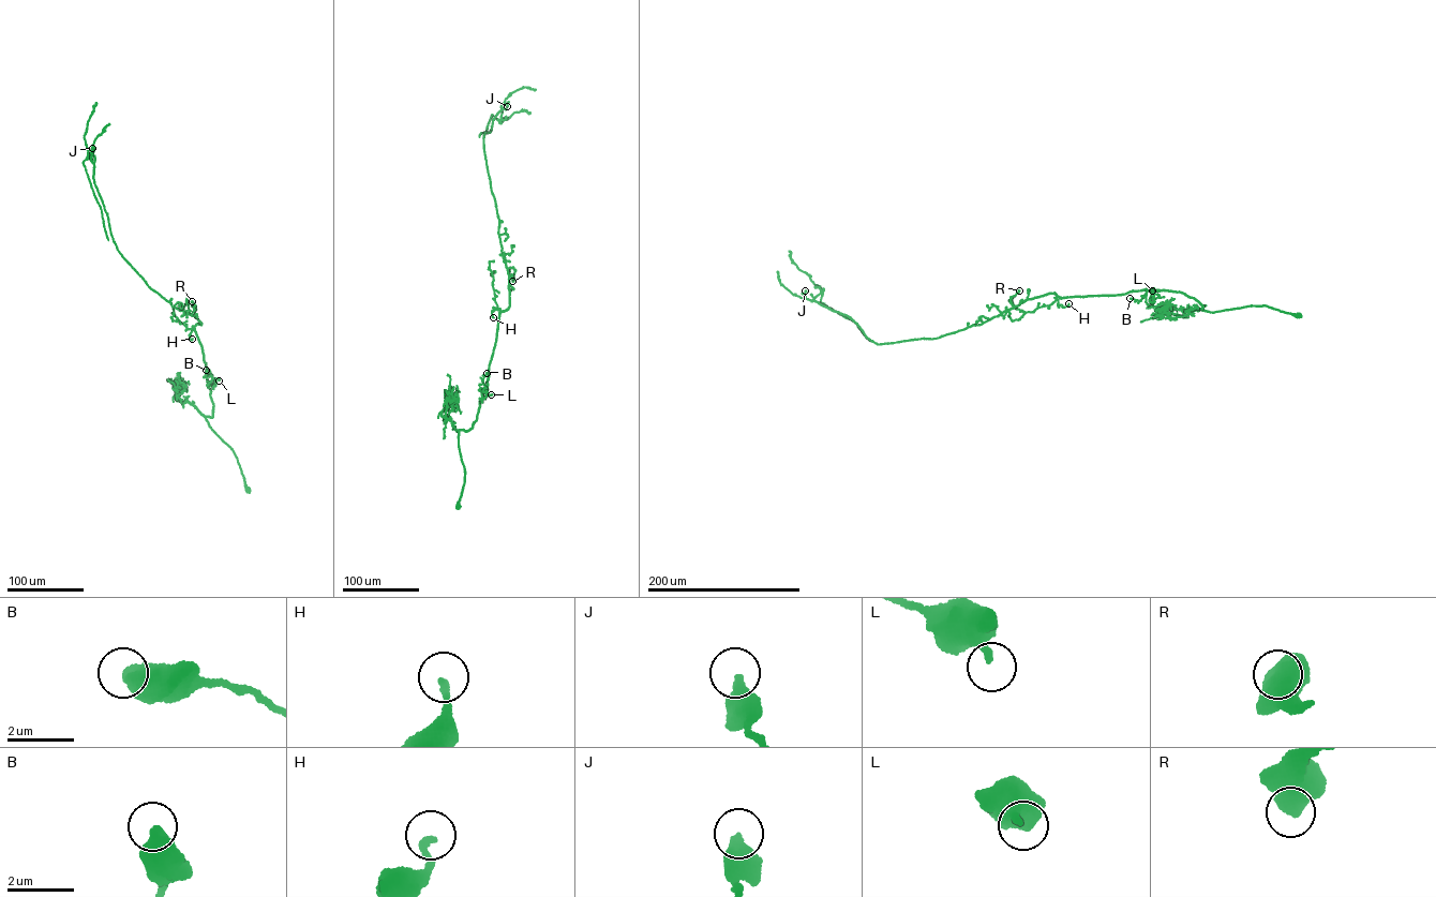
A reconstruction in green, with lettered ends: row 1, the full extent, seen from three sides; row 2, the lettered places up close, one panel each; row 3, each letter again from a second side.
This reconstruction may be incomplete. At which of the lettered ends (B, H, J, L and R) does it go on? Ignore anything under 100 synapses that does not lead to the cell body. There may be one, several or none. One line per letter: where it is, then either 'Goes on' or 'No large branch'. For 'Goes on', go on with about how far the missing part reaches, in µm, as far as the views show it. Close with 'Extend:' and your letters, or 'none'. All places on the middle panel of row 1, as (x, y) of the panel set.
B: Place: (487, 373). No large branch
H: Place: (493, 317). No large branch
J: Place: (507, 106). No large branch
L: Place: (491, 394). No large branch
R: Place: (512, 281). No large branch
Extend: none

